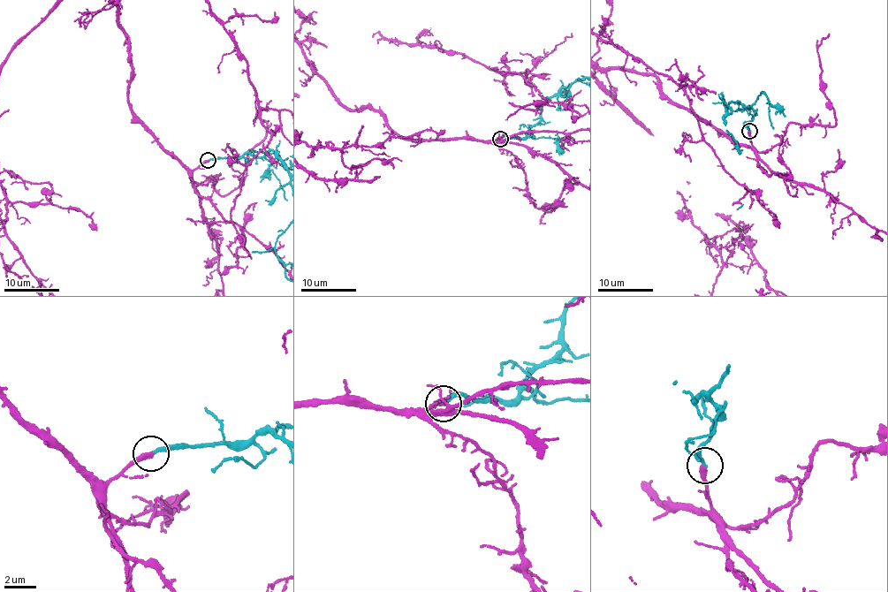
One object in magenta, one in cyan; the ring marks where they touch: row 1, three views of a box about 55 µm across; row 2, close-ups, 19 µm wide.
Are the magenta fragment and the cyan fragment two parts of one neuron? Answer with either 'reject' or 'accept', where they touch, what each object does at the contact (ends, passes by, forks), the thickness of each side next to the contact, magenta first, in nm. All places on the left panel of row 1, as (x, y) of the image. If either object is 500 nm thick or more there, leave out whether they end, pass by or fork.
reject | (208, 160) | magenta ends | cyan ends | 320/240 nm

